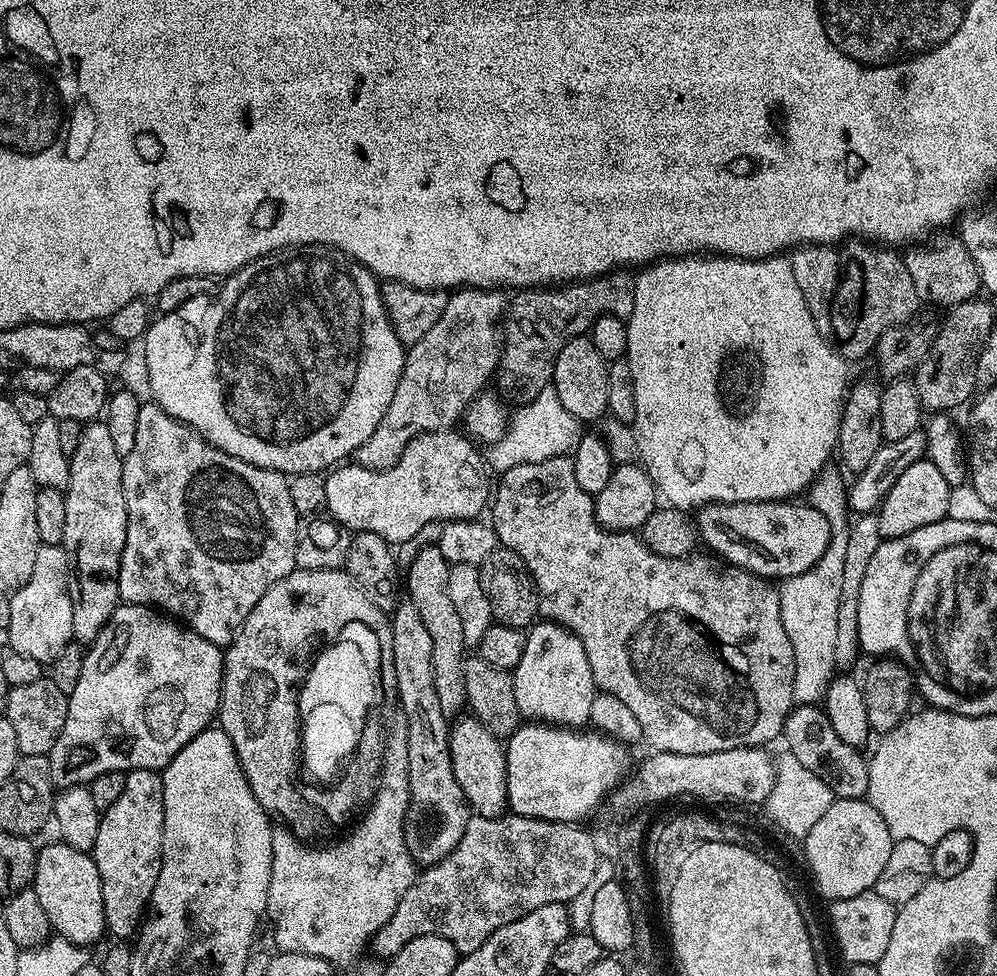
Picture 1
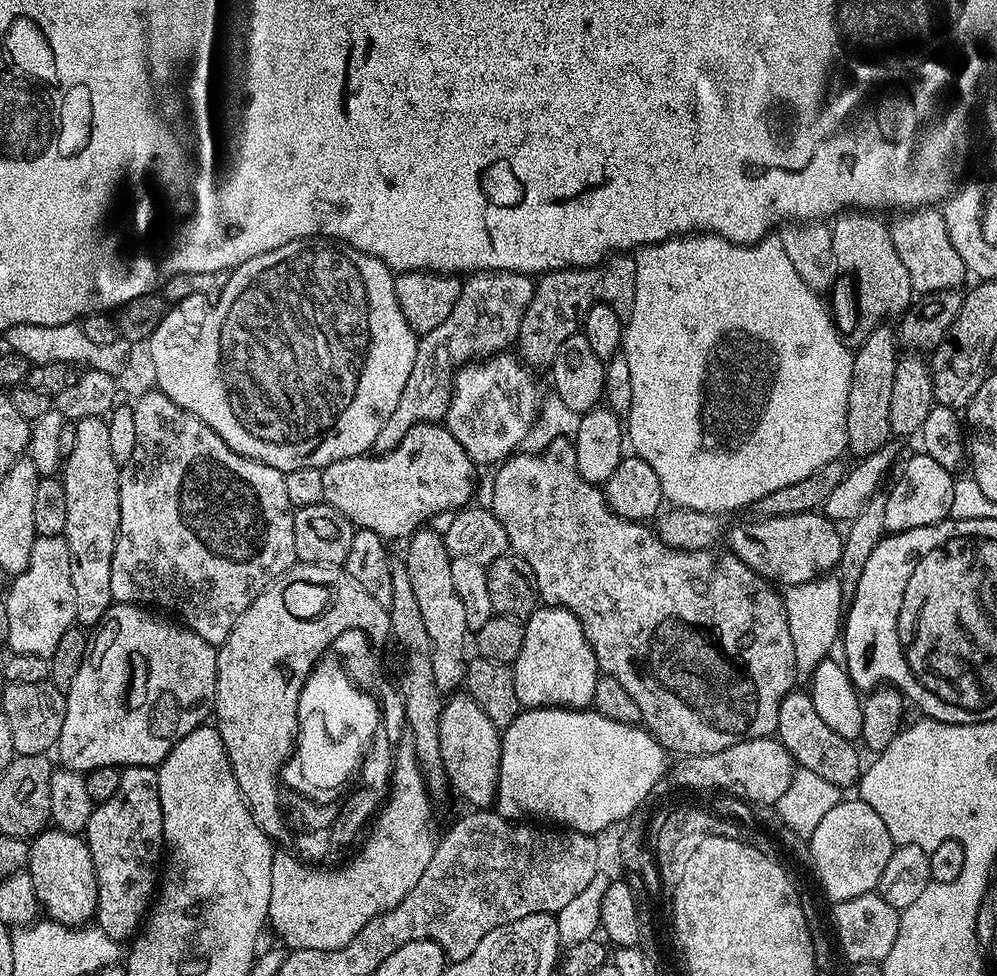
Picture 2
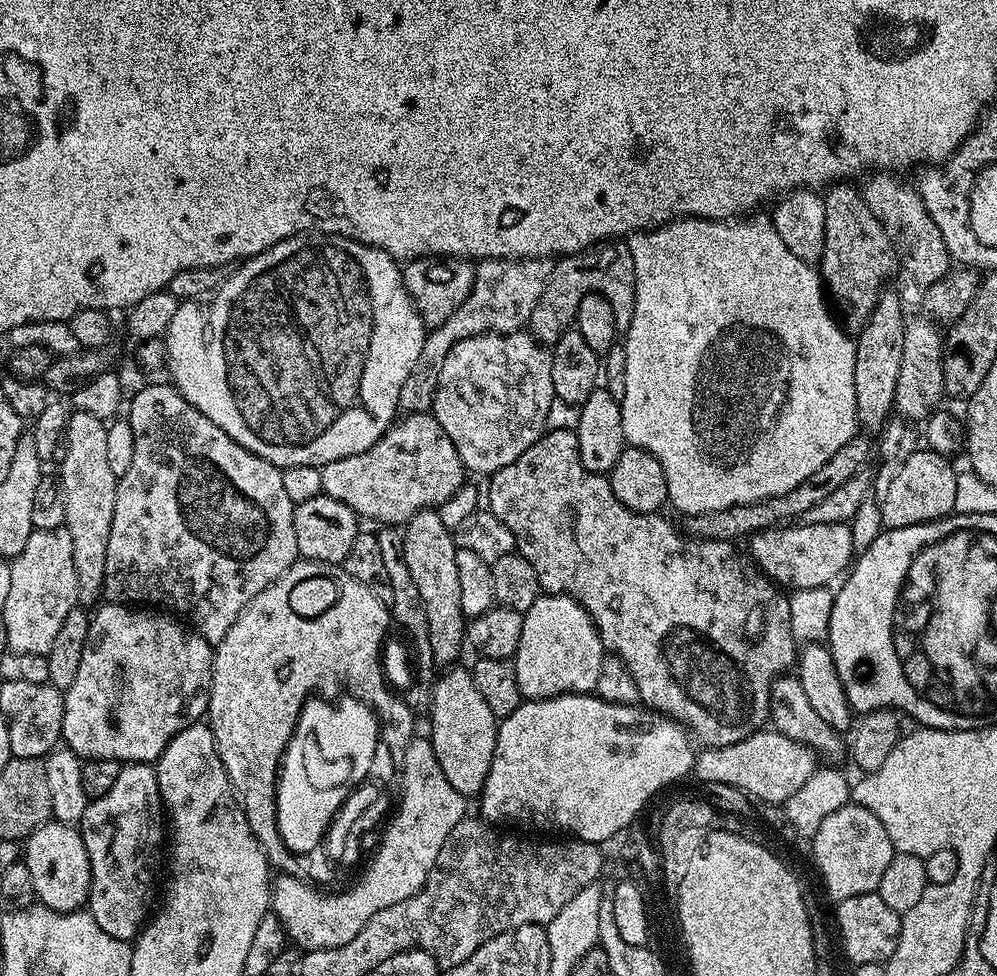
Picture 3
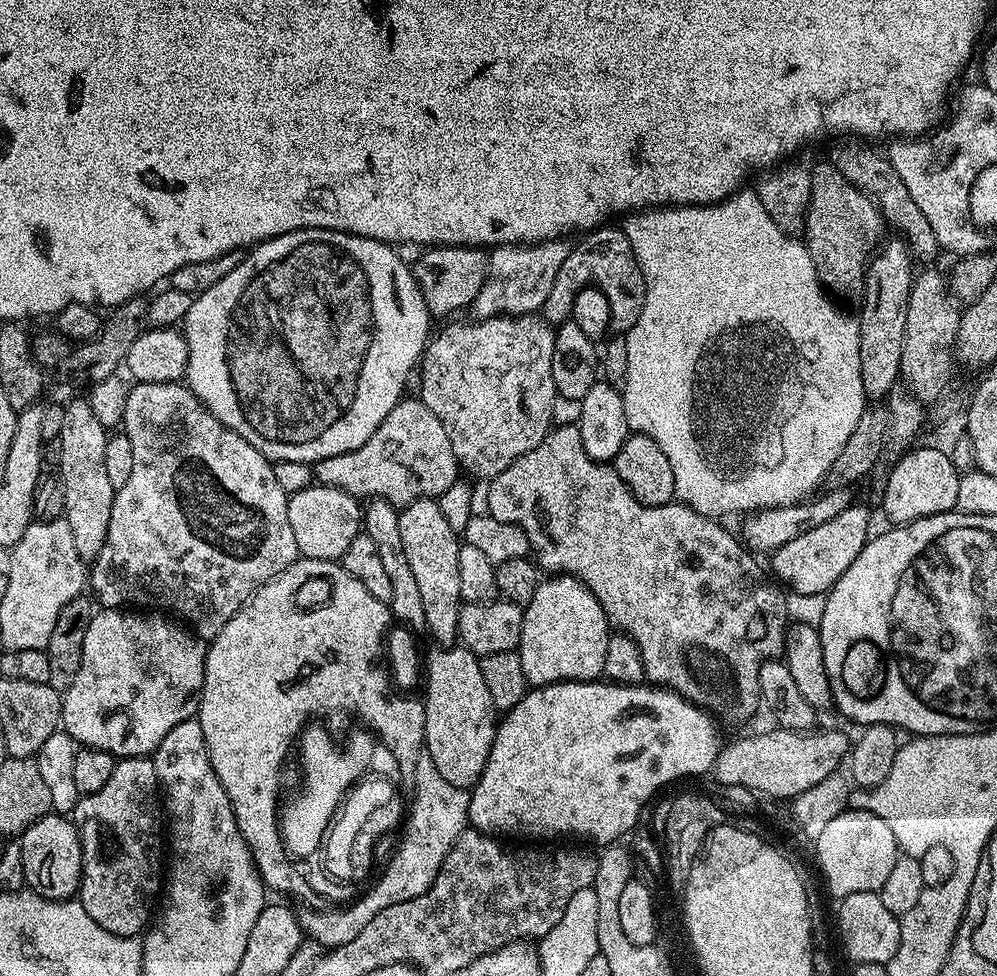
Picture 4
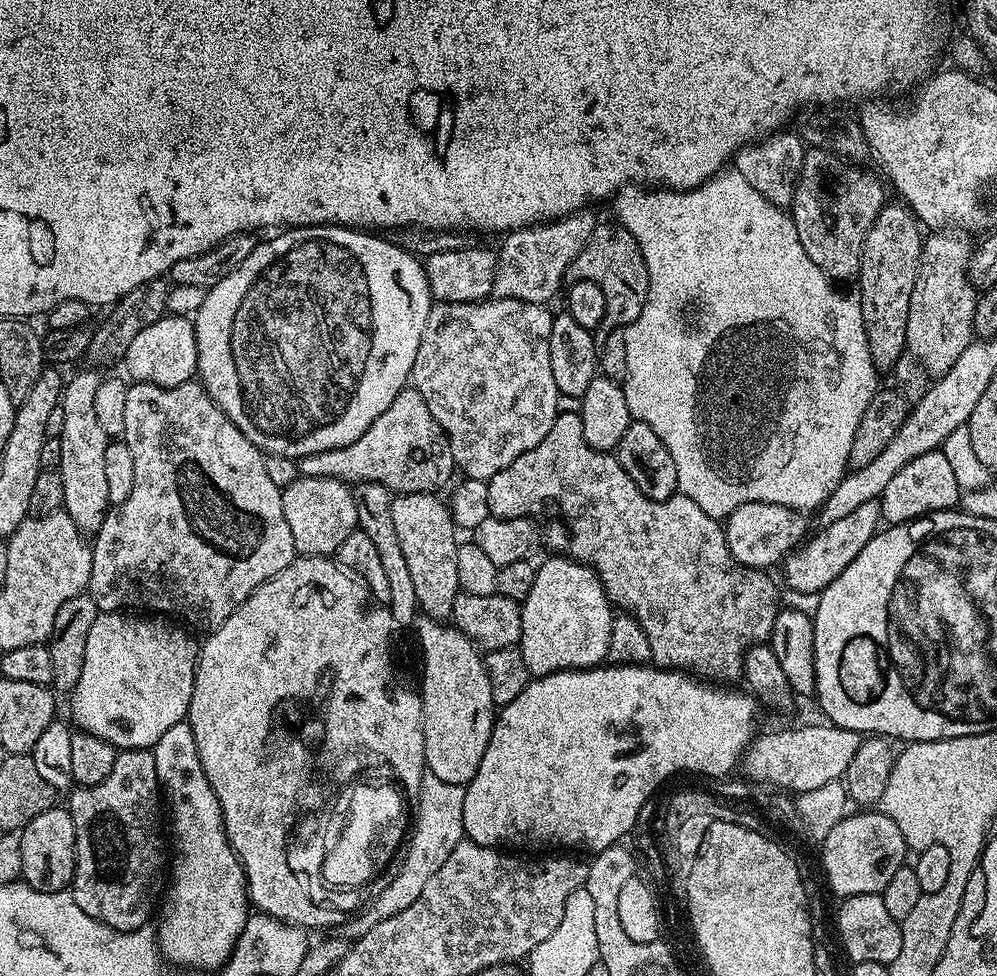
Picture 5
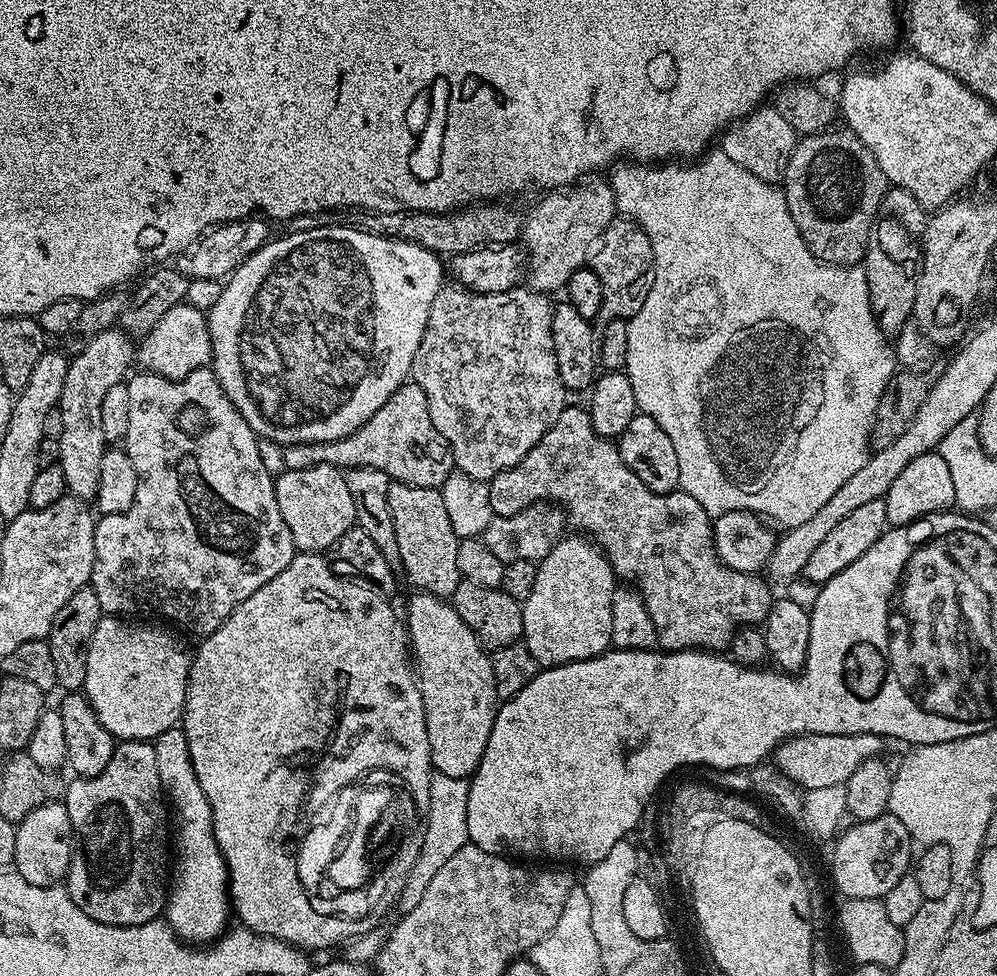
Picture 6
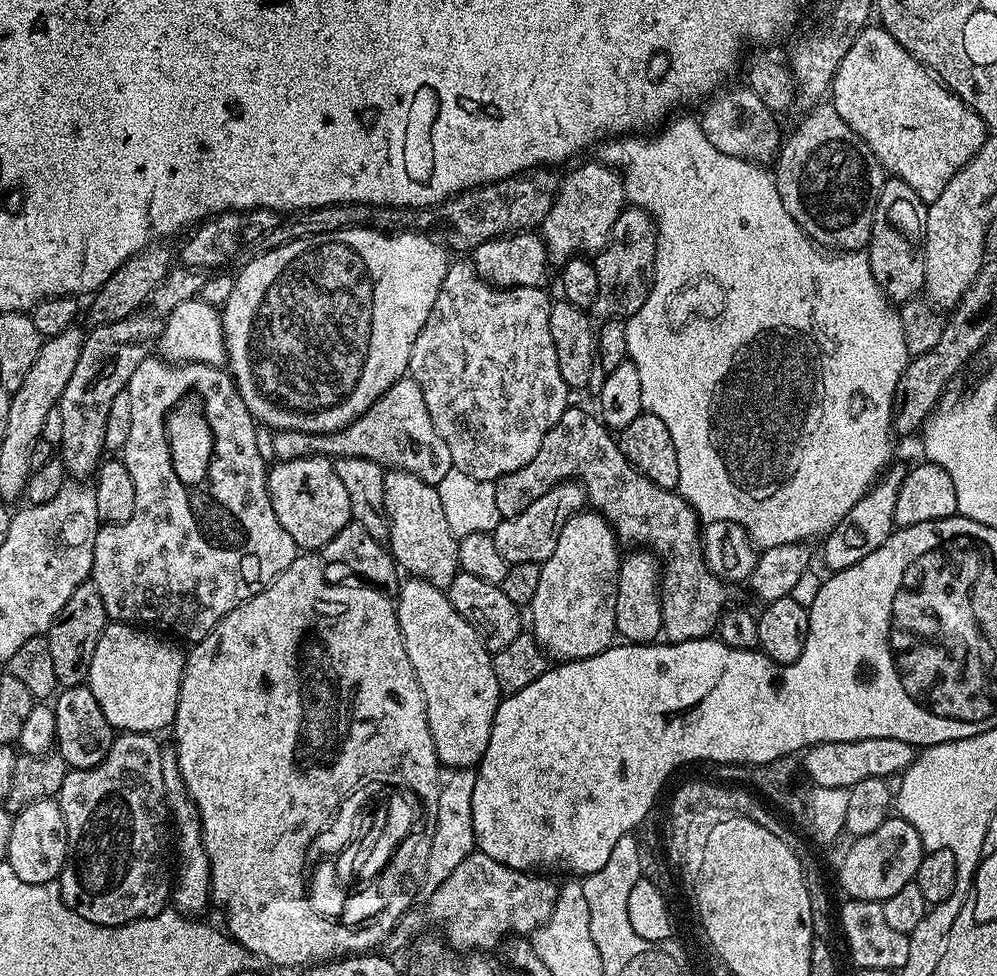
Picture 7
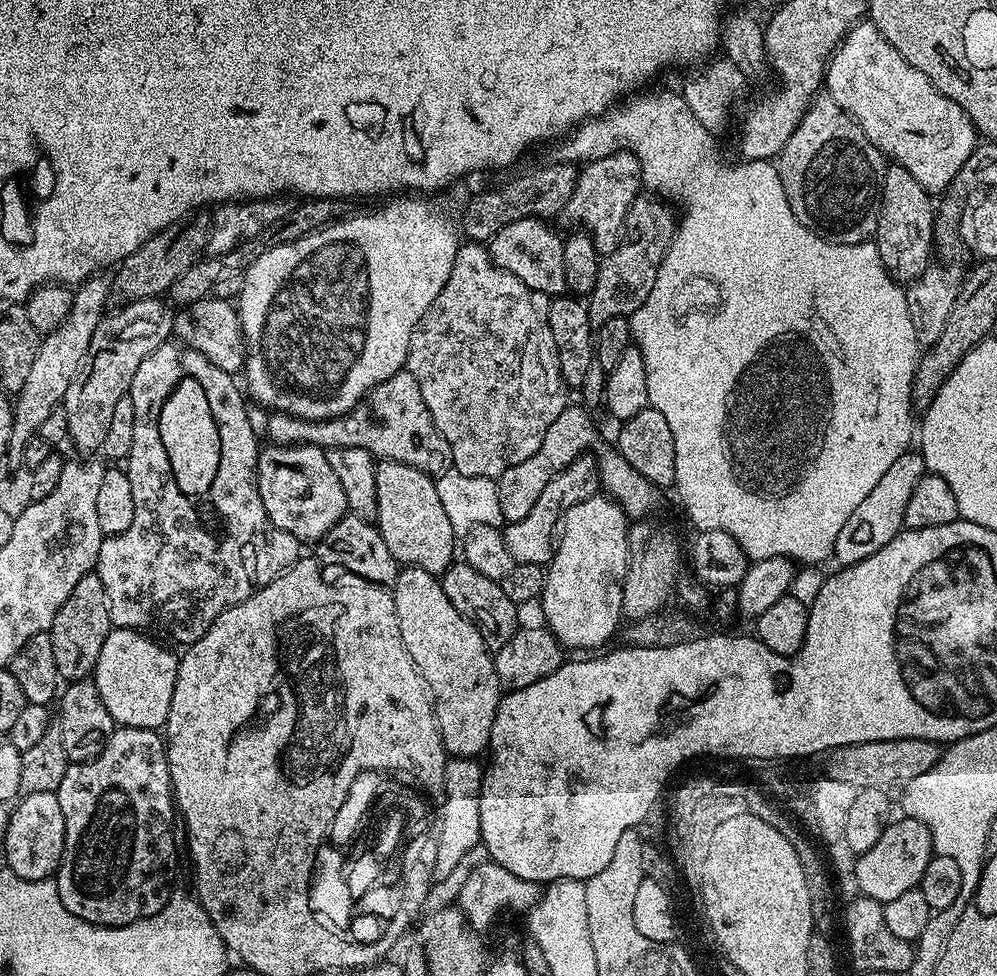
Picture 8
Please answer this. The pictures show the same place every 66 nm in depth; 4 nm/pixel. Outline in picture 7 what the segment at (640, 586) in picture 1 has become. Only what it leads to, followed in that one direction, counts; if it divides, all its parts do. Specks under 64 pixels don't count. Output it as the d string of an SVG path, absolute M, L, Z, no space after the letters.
M567 408L567 410L562 414L562 418L558 418L558 422L555 426L548 431L546 438L542 438L542 446L538 450L538 454L534 454L534 458L530 458L530 462L526 462L526 466L522 466L518 470L514 470L505 476L499 476L499 478L495 480L494 483L496 486L496 497L498 498L498 510L500 511L501 517L512 517L514 515L522 514L522 512L526 510L532 502L538 498L542 498L542 494L546 494L546 490L555 488L557 484L562 484L565 480L571 480L573 478L583 484L584 495L587 503L591 505L595 511L599 512L601 516L608 519L608 524L616 531L616 535L621 545L632 544L628 546L639 546L641 549L651 550L656 553L662 565L662 571L660 574L660 606L662 622L664 623L664 627L662 629L663 635L674 644L682 642L683 640L703 640L711 637L713 633L717 631L720 622L720 615L723 614L725 608L729 607L729 585L725 583L725 581L716 577L715 574L706 566L706 558L704 557L704 541L702 539L702 521L700 517L697 516L695 510L687 504L679 491L671 488L663 488L662 486L654 486L654 482L650 482L650 478L646 478L641 472L639 472L626 458L626 454L619 446L617 437L613 435L609 429L605 428L599 419L591 417L590 414L586 414L583 410Z

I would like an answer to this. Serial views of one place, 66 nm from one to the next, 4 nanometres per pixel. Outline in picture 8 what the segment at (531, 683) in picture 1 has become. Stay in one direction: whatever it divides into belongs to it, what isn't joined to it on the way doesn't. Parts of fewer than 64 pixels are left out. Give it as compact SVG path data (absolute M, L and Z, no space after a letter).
M597 494L586 498L586 502L578 502L578 506L566 513L566 522L562 530L562 538L558 542L558 550L554 558L546 565L546 575L544 577L544 588L540 592L538 607L544 611L543 623L549 632L553 632L556 640L565 649L571 648L592 648L588 650L600 650L605 647L604 643L616 632L616 627L622 624L624 611L622 610L622 590L624 589L624 579L628 573L628 529L630 527L630 518L622 510L622 506L617 500L612 500L606 494Z

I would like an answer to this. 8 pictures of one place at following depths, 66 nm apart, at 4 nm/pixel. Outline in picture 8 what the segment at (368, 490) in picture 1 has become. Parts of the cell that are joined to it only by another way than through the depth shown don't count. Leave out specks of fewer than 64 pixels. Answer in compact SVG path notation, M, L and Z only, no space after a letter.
M406 370L394 373L386 378L386 382L371 388L344 416L329 420L303 420L297 416L287 416L285 412L272 412L268 417L266 440L269 445L287 448L299 444L318 446L325 450L338 446L362 446L362 450L370 450L370 454L380 460L414 466L414 470L422 470L433 478L438 478L452 468L450 446L434 426L414 374Z

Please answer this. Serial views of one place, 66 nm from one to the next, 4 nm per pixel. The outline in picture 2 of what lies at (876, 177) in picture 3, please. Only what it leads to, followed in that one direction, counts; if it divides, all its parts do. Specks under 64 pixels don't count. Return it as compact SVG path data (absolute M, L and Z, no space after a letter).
M925 206L901 211L897 216L900 217L891 221L888 233L894 242L894 250L898 250L898 258L902 258L906 266L906 274L910 274L913 293L959 289L966 277L966 269L946 234L943 211L936 206Z

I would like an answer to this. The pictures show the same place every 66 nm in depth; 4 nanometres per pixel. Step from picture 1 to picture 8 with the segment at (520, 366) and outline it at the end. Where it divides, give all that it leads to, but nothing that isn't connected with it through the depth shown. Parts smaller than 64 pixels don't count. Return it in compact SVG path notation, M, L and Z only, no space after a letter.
M641 194L636 197L630 210L626 210L620 244L610 255L601 259L598 282L594 286L591 296L586 300L593 325L599 326L602 322L619 316L631 317L632 313L638 310L638 306L642 306L642 302L646 302L646 298L650 298L650 290L654 290L654 282L658 278L658 266L662 262L670 242L676 237L678 216L677 213L672 213L672 208L668 204L671 203L665 202L655 195Z

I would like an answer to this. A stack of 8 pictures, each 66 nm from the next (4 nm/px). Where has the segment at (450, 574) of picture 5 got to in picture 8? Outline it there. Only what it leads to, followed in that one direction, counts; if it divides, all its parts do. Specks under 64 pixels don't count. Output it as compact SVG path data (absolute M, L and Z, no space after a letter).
M380 460L376 466L374 483L378 490L378 510L374 521L386 542L386 550L394 554L397 564L426 570L441 577L454 562L458 552L458 533L450 526L450 518L438 498L436 480L414 466L402 462Z

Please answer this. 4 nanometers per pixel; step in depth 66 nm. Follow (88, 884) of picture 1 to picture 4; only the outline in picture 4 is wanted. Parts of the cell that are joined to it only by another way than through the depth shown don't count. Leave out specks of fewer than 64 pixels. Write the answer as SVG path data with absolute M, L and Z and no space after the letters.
M49 814L38 818L18 837L22 850L24 883L31 891L47 900L70 900L79 893L82 878L82 846L75 824L64 814Z

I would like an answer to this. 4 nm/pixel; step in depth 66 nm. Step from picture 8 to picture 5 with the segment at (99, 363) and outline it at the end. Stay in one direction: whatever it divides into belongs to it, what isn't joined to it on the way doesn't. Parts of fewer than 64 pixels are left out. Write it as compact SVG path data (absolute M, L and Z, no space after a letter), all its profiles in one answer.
M88 371L92 372L80 372L73 380L69 379L60 397L62 430L58 439L62 442L62 462L58 471L62 478L63 511L74 518L81 532L94 534L110 511L105 473L106 446L110 438L106 430L102 430L94 411L94 398L102 376L96 373L99 371Z

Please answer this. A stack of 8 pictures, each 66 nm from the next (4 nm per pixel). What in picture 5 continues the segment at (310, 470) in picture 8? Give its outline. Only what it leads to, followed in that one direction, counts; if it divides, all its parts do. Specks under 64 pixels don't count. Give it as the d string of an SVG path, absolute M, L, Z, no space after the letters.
M297 475L294 482L290 482L290 486L286 486L280 494L282 498L282 514L286 514L286 523L290 525L290 538L294 538L294 546L300 556L326 556L331 557L337 550L338 546L342 546L342 542L346 542L346 538L350 538L352 532L358 528L358 510L354 506L354 498L352 497L352 488L343 480L335 480L329 476L301 476Z

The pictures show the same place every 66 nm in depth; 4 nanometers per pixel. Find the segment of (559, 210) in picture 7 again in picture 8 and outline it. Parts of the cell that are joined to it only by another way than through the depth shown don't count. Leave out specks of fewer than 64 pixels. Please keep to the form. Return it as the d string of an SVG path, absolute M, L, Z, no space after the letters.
M615 152L606 158L587 161L583 167L579 169L574 194L570 198L570 202L566 202L562 216L563 219L568 219L572 226L579 226L583 231L589 233L592 239L596 241L596 248L601 257L606 257L619 246L621 233L624 231L626 210L630 210L636 197L641 195L640 163L638 158L634 158L632 152Z

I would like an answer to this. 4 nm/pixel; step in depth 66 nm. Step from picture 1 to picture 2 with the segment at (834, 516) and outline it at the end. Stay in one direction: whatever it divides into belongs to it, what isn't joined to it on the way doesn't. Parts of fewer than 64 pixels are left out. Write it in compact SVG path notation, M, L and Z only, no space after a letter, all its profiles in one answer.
M832 574L816 577L808 583L793 584L784 592L786 622L790 622L790 638L794 638L796 670L801 677L811 677L814 666L824 660L832 647L837 647L842 632L842 613L846 601L841 594L841 584Z

